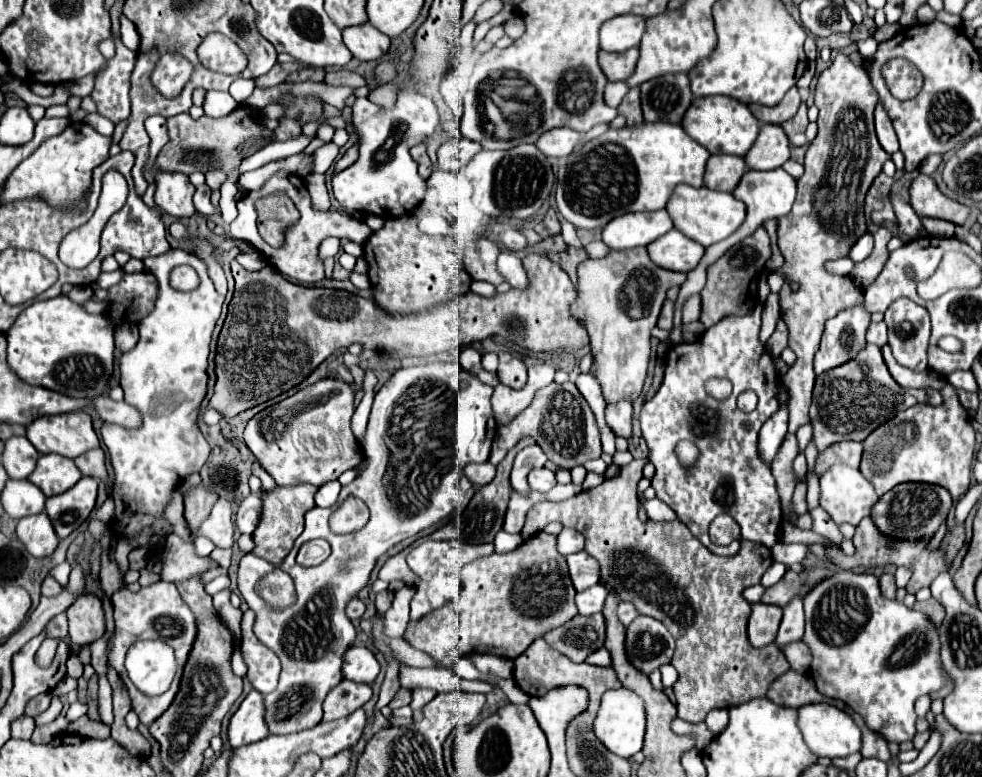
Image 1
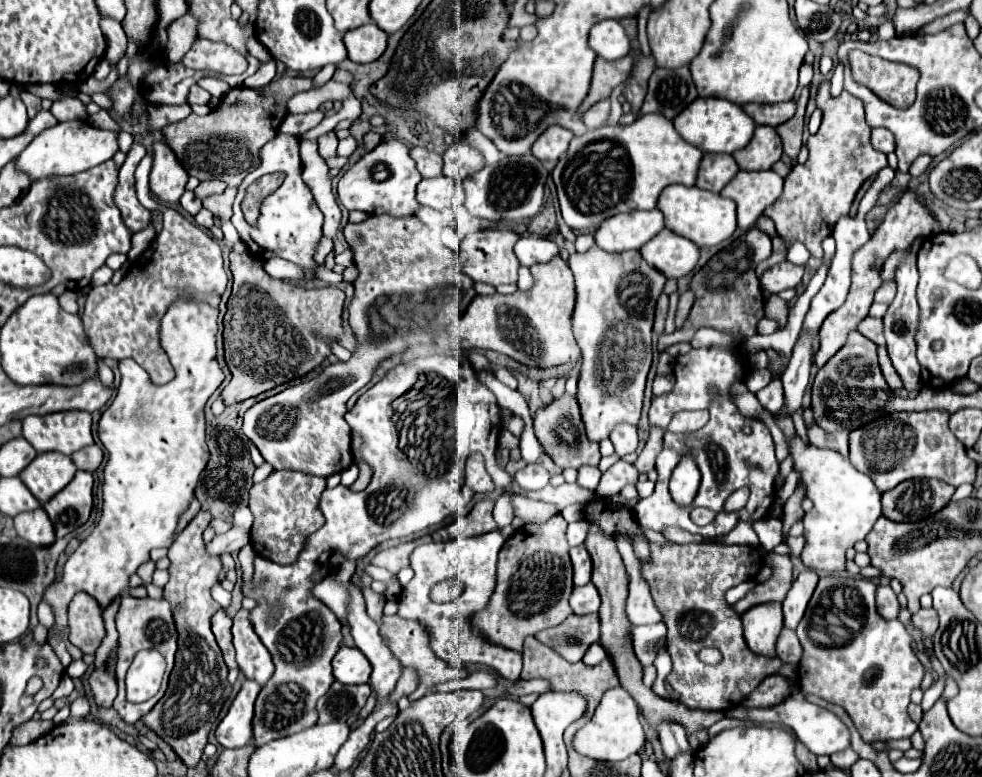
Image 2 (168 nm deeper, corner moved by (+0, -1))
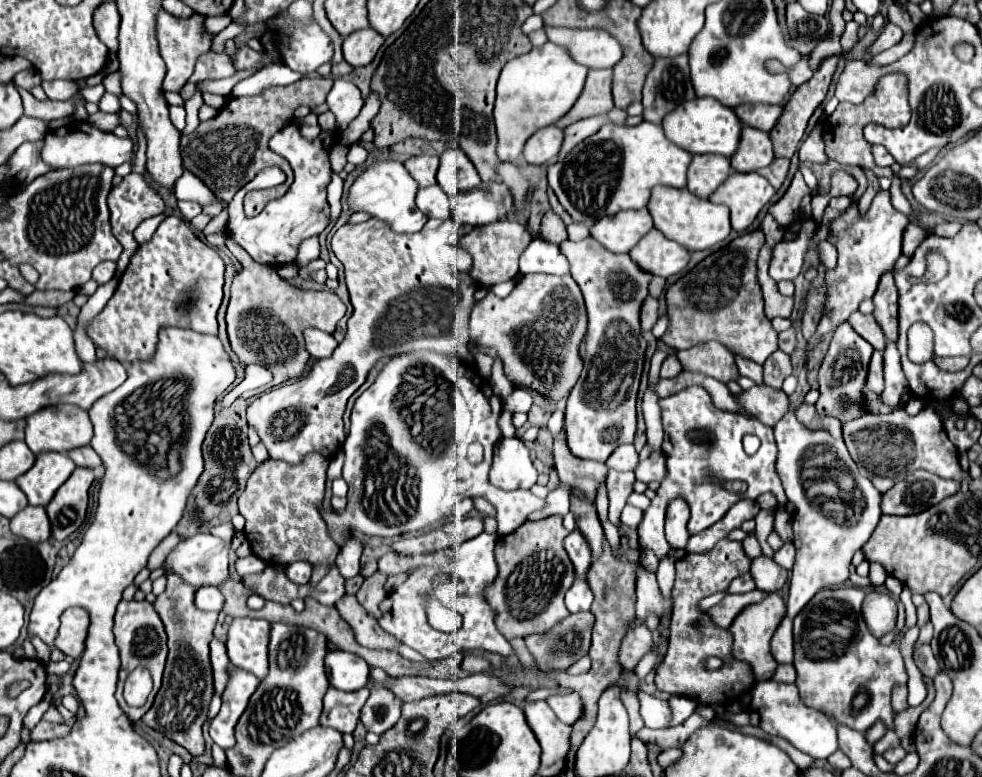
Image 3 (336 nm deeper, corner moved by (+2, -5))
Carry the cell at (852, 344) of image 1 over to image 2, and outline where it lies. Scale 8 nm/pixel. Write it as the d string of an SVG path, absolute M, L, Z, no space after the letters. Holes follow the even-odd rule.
M907 190L901 200L887 210L885 218L881 220L881 224L875 228L875 232L871 234L869 242L865 246L861 246L861 250L857 250L857 254L853 254L853 270L851 270L851 288L847 294L847 300L841 308L837 308L833 314L829 314L829 318L825 318L821 330L819 330L819 350L815 352L815 364L821 368L847 340L847 334L851 330L857 328L857 324L867 316L869 306L873 302L873 294L877 292L877 288L881 286L881 266L887 260L887 256L893 250L905 250L905 246L909 246L909 242L913 242L913 238L921 236L931 236L931 234L939 234L943 232L939 228L939 222L933 218L933 214L917 200L915 192Z

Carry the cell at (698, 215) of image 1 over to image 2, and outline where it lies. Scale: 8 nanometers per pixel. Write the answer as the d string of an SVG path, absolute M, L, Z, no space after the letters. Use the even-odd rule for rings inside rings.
M683 184L667 186L657 200L657 208L663 212L665 228L677 232L683 238L689 238L699 248L701 246L715 246L719 242L727 240L737 228L735 202L729 198L723 198L721 194L701 190L697 186L691 186L691 188L683 186Z

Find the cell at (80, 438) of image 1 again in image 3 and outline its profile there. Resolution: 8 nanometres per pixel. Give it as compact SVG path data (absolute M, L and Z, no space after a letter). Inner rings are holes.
M59 404L59 406L49 406L37 414L31 414L27 418L25 426L25 444L35 452L69 452L73 448L87 446L93 438L93 426L85 410L71 406L71 404Z

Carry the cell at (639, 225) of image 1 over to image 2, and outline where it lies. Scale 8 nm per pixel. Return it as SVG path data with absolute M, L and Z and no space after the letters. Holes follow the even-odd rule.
M631 210L627 214L615 214L601 222L595 232L597 246L605 252L639 250L647 240L665 228L663 214L659 210Z

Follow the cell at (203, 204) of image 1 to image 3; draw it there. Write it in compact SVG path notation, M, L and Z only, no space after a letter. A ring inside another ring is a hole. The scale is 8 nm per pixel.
M179 202L179 210L185 216L185 220L191 220L197 214L201 214L201 206L197 202Z

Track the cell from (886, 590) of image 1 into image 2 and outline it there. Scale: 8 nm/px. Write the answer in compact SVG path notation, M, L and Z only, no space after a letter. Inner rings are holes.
M877 586L877 612L885 620L895 620L899 614L899 602L891 586Z

